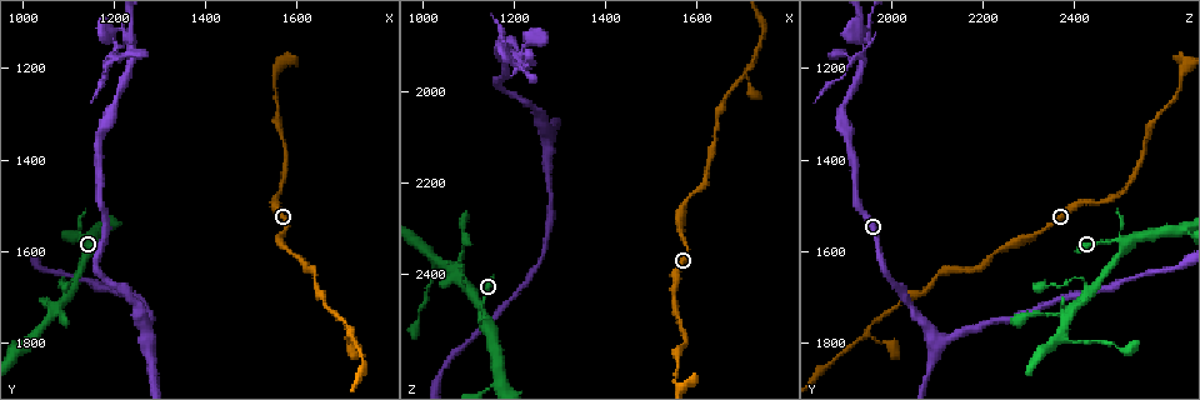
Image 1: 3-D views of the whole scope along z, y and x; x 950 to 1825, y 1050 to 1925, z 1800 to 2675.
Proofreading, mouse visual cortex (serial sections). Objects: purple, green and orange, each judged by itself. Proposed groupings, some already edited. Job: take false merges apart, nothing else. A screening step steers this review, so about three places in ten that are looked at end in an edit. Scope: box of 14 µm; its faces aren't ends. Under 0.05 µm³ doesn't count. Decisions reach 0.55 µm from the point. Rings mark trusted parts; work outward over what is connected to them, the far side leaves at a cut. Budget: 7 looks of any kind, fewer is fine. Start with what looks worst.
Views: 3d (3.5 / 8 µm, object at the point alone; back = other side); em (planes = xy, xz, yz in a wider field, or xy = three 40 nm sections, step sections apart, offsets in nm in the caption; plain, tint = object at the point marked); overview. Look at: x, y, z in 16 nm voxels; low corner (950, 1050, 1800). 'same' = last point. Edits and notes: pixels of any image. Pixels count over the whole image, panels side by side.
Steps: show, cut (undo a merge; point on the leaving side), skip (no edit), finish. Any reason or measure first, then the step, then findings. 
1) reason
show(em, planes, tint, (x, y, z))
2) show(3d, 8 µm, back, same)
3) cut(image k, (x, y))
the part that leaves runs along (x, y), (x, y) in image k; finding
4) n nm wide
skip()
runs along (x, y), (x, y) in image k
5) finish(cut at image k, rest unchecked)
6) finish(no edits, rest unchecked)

abrupt turn
show(3d, 3.5 µm, (1235, 1170, 1945))

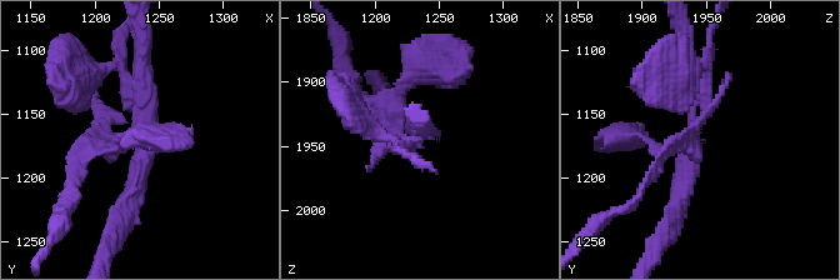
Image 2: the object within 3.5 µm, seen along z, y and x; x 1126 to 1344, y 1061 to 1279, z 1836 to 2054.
4 arms; arms of 150, 200, 200, 250 nm
show(em, xy, step 5, plain, same)

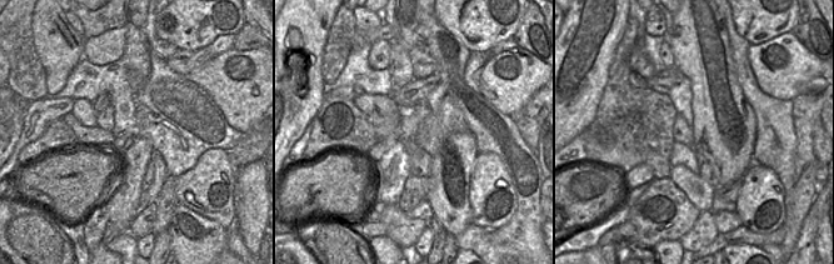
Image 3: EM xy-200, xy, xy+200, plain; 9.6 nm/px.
where the object lies
show(em, xy, step 5, tint, same)

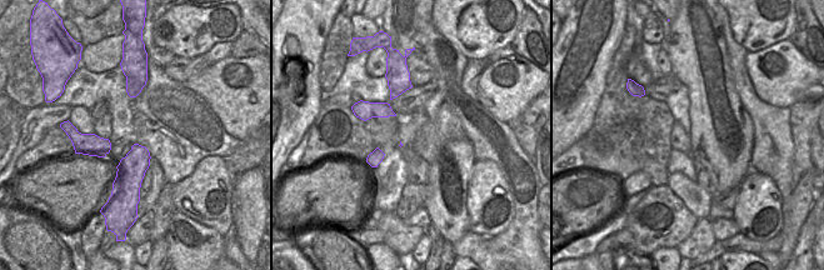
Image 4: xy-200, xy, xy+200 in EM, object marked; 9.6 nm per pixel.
cut(image 2, (91, 98))
the part that leaves runs along (145, 130), (119, 65), (80, 76) in image 2; a second cell is stuck on

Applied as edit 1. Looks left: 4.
three-way junction
show(3d, 8 µm, (1710, 1775, 1945))

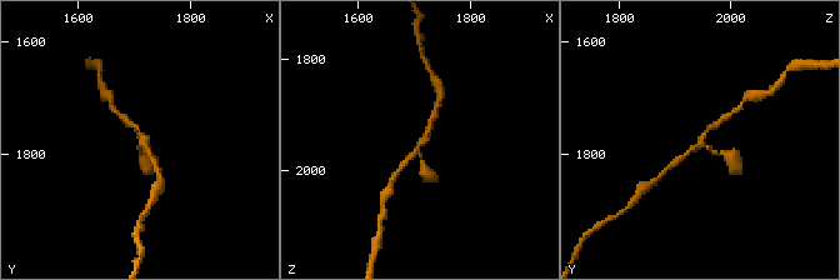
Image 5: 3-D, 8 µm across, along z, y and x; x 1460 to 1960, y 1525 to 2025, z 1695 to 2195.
3 arms; arms of 150, 150, 200 nm
show(em, xy, step 2, tint, (1715, 1780, 1945))

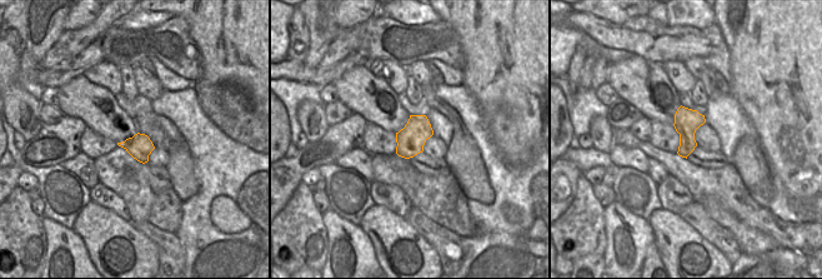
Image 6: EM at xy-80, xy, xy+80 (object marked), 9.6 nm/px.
skip()
runs along (126, 120), (141, 134), (138, 149), (145, 156) in image 5; one cell here

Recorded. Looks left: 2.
a narrow waist
show(3d, 3.5 µm, (1135, 1580, 2505))

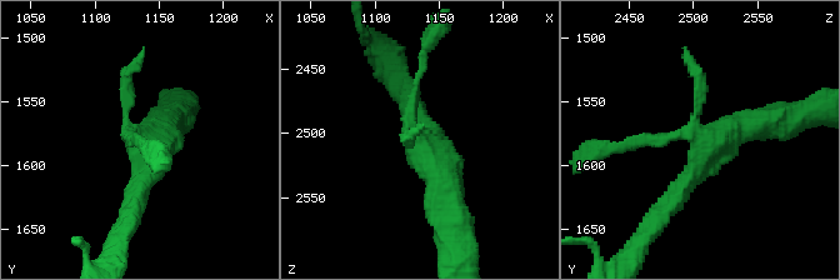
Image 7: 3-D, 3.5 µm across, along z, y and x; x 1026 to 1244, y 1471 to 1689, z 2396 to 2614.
now the EM
show(em, xy, step 3, tint, (1136, 1584, 2510))

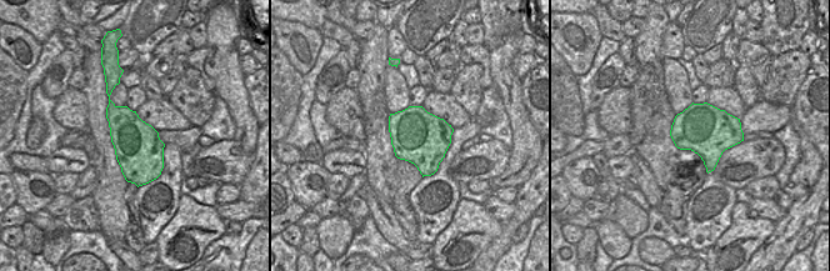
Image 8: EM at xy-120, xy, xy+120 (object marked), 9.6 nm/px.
skip()
runs along (634, 139), (695, 131), (704, 143), (666, 208) in image 7; one cell here

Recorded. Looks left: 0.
finish(cut at image 2, rest unchecked)

